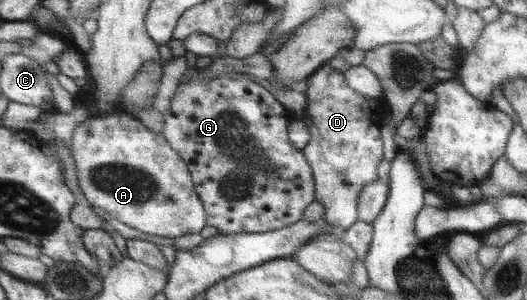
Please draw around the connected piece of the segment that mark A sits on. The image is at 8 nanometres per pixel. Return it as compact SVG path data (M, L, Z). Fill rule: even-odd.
M126 110L89 117L72 132L72 157L79 185L91 205L105 210L113 219L130 228L163 238L200 234L209 225L208 213L197 193L189 163L170 145L164 134L154 133Z

